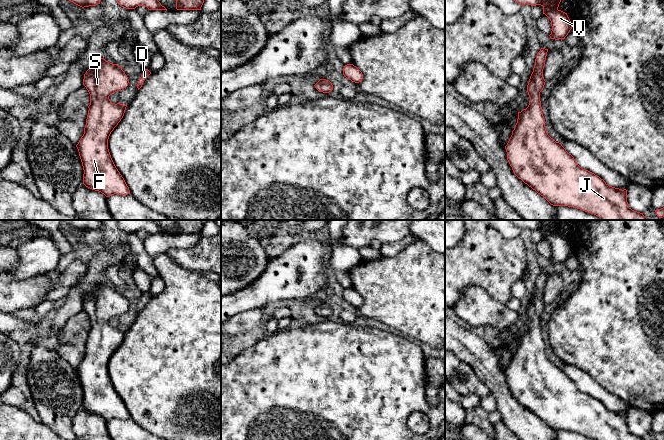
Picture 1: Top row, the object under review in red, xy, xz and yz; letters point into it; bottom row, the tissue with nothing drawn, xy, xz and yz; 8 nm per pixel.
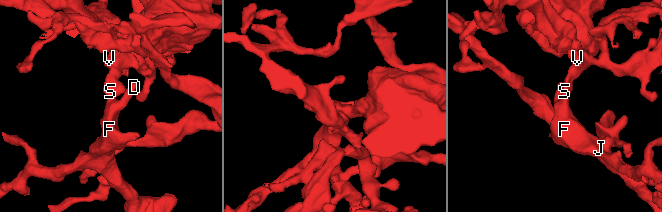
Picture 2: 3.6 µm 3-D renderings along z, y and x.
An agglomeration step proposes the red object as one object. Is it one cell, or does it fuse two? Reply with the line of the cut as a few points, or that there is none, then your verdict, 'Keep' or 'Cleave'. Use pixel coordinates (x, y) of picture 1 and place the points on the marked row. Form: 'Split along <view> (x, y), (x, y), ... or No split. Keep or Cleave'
No split. Keep

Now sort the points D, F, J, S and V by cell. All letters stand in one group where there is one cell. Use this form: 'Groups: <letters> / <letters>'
Groups: D F J S V

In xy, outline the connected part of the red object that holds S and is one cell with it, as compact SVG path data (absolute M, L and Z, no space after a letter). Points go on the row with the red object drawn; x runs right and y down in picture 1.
M104 58L84 74L83 85L90 94L84 134L76 145L82 162L83 184L106 197L130 194L109 149L111 132L124 116L127 105L112 103L109 96L128 86L128 77L117 64Z

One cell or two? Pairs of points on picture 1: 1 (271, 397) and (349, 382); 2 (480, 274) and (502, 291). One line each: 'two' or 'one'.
1: one
2: one

